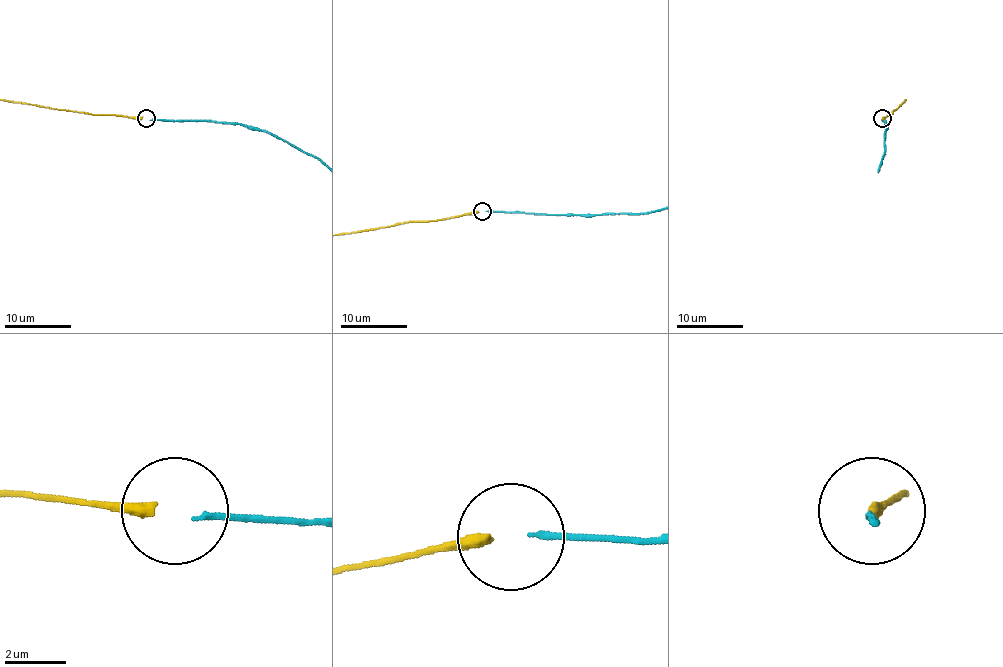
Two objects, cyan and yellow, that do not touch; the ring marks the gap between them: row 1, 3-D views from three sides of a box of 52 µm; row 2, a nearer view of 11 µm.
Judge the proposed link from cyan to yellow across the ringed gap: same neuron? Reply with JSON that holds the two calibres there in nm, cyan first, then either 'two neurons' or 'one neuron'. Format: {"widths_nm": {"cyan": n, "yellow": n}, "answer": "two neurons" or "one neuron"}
{"widths_nm": {"cyan": 200, "yellow": 360}, "answer": "one neuron"}

